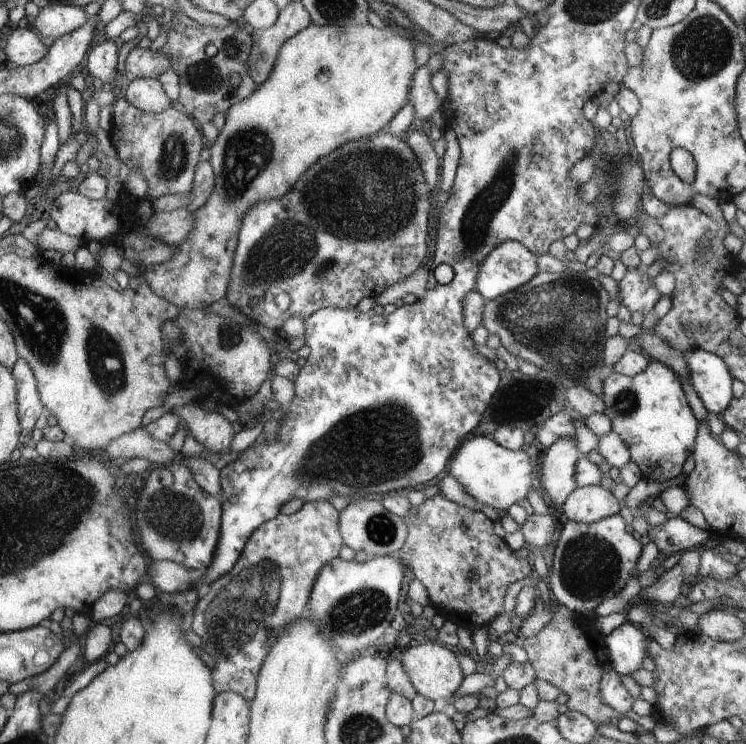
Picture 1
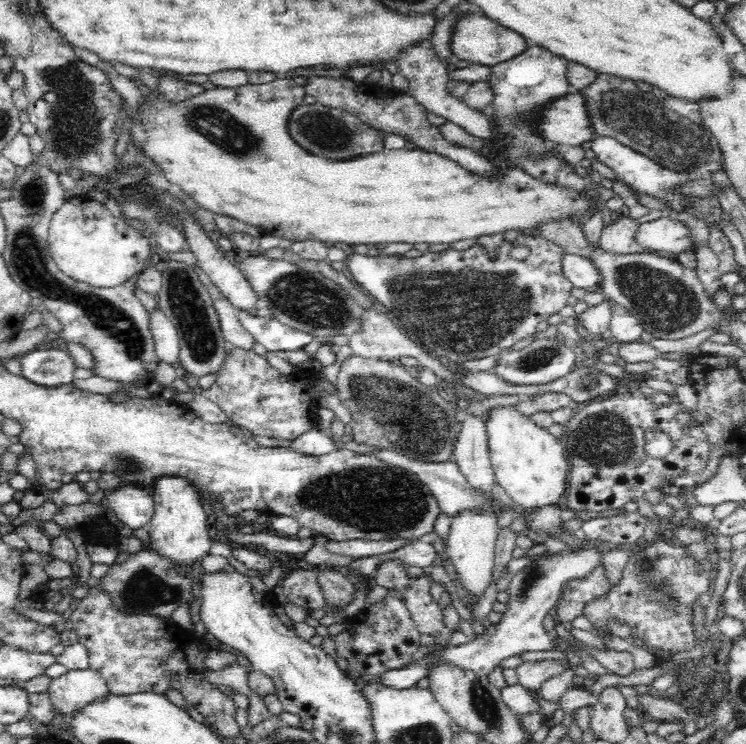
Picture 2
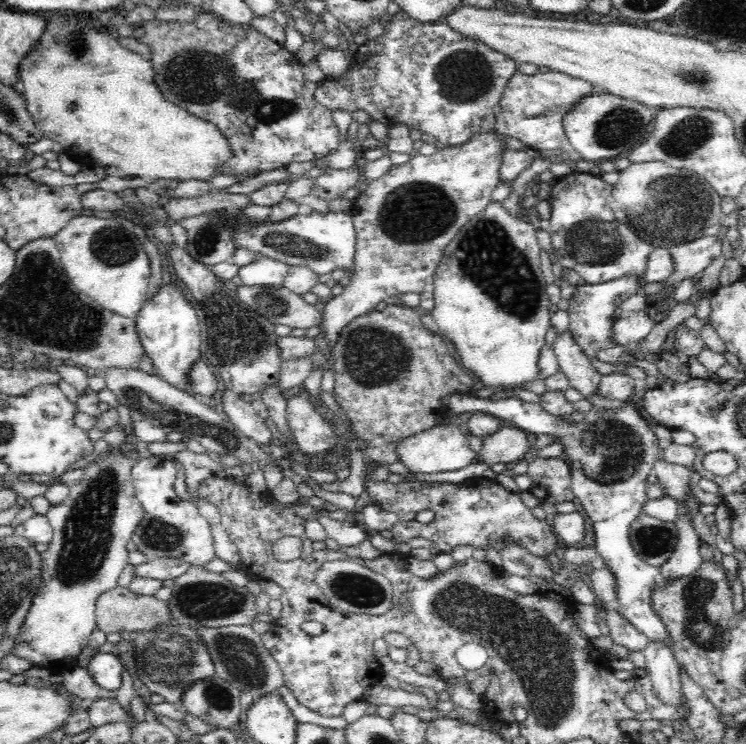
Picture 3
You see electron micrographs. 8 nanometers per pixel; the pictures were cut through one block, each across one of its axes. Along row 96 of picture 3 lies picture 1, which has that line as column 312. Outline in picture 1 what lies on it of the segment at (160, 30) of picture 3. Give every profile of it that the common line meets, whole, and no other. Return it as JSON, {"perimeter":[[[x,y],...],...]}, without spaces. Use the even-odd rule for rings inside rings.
{"perimeter":[[[382,130],[372,137],[349,142],[350,146],[342,146],[338,154],[330,154],[330,158],[322,158],[316,162],[284,197],[269,201],[261,201],[255,205],[243,219],[240,237],[237,241],[236,257],[224,300],[250,321],[261,327],[266,327],[276,333],[282,329],[282,324],[290,316],[297,316],[302,320],[312,317],[317,310],[330,307],[333,309],[354,309],[362,298],[378,296],[380,290],[386,290],[394,282],[414,274],[424,256],[428,254],[428,210],[430,210],[430,192],[428,185],[422,180],[422,170],[417,157],[404,141],[397,135]]]}

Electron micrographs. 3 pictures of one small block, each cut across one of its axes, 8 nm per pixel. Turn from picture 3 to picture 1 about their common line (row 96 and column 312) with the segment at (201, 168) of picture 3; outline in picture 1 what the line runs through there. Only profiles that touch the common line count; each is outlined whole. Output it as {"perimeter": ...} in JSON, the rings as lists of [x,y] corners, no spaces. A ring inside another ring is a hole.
{"perimeter":[[[370,23],[361,27],[352,27],[349,29],[342,29],[337,27],[319,27],[311,24],[307,26],[300,33],[290,37],[288,41],[280,48],[280,53],[277,56],[276,65],[274,65],[273,72],[270,73],[268,79],[254,92],[246,97],[244,100],[237,102],[236,105],[225,112],[225,124],[222,130],[219,131],[218,137],[211,142],[209,165],[214,171],[214,188],[210,196],[205,200],[205,203],[197,208],[192,213],[192,228],[186,235],[186,238],[173,245],[173,257],[170,261],[158,263],[152,266],[147,266],[141,270],[140,276],[146,279],[149,287],[155,295],[164,298],[168,302],[175,304],[177,307],[185,309],[206,309],[212,302],[224,298],[227,293],[228,283],[230,280],[230,271],[233,269],[233,261],[236,257],[237,241],[240,237],[240,230],[242,229],[243,219],[246,214],[261,201],[269,201],[279,199],[285,196],[290,189],[298,182],[302,174],[306,173],[314,162],[318,162],[322,156],[328,156],[330,152],[334,152],[336,148],[344,146],[346,142],[358,141],[372,137],[373,134],[385,130],[388,122],[394,118],[394,115],[408,102],[408,93],[410,83],[414,73],[418,69],[416,60],[414,60],[414,50],[416,47],[416,40],[407,36],[407,32],[399,27],[397,24],[386,24],[384,29],[372,27]]]}

